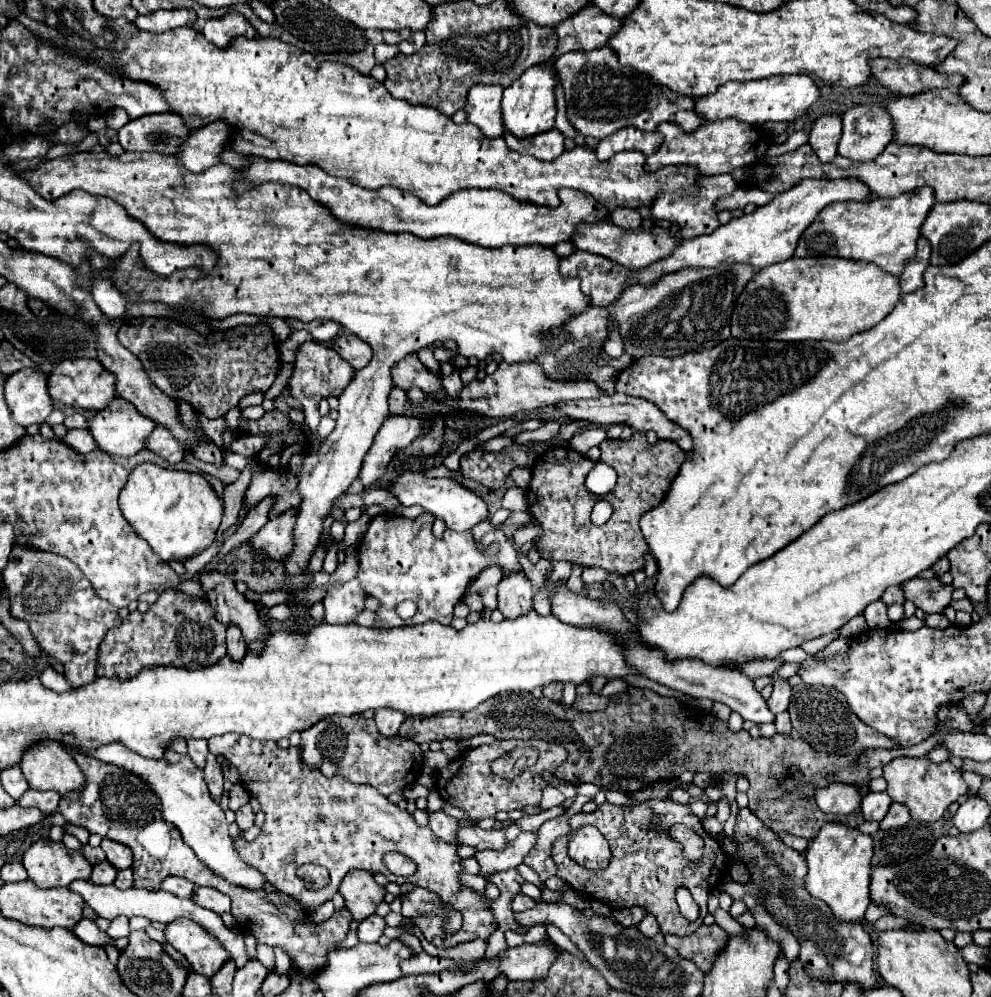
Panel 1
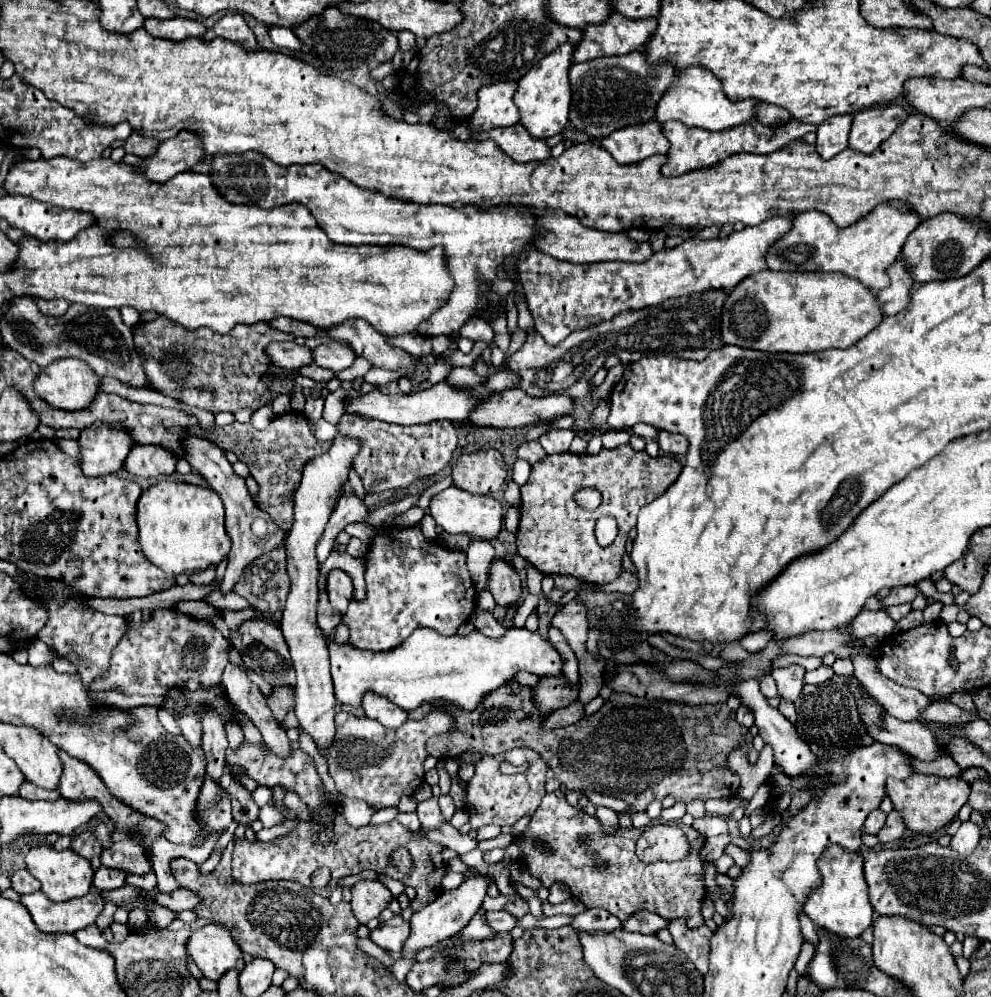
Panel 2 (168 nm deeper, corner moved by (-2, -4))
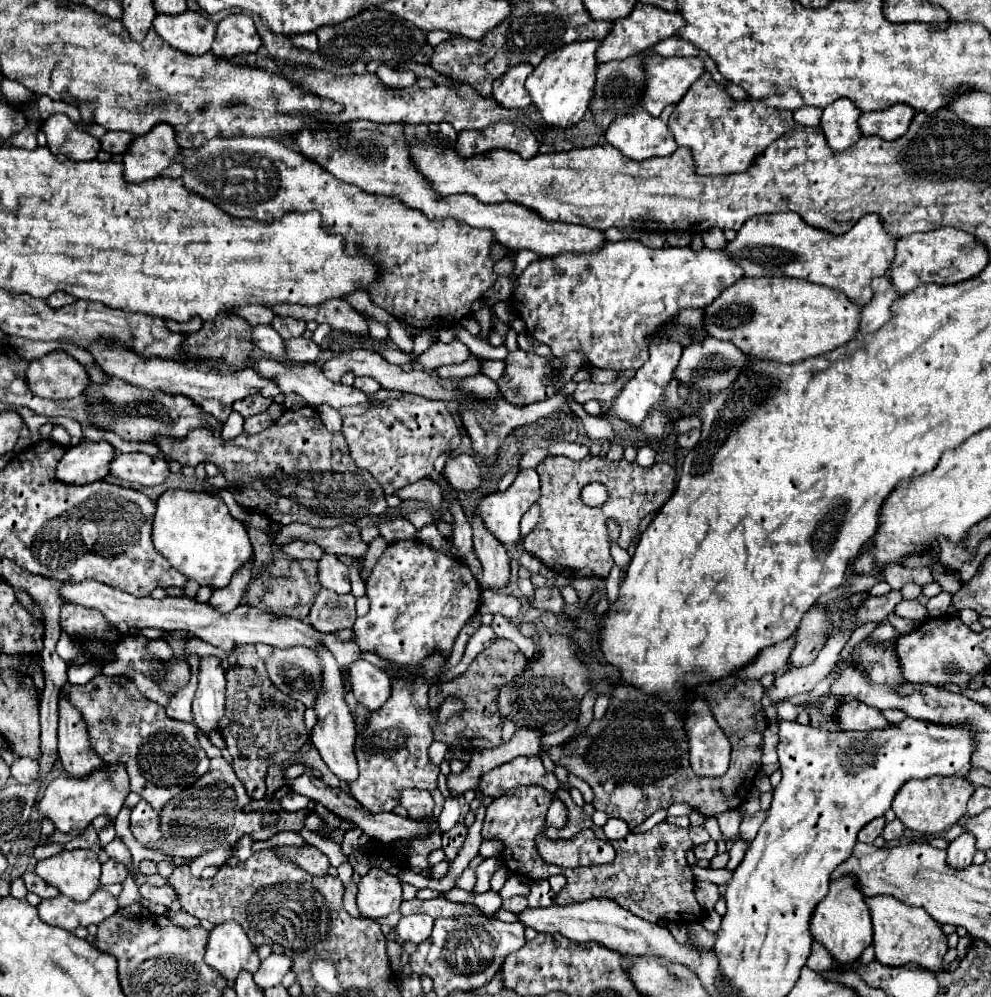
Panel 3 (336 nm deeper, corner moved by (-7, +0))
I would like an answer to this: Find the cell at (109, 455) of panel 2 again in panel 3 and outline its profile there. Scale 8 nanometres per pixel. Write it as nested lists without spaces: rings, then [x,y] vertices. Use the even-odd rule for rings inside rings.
[[[83,438],[77,446],[67,448],[57,464],[57,478],[67,484],[91,484],[109,476],[109,464],[115,458],[115,448],[107,440],[91,442]]]

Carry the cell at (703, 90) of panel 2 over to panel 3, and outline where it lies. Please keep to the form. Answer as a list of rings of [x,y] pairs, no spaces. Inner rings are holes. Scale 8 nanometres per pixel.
[[[703,56],[691,58],[647,58],[647,88],[641,106],[659,116],[665,106],[677,104],[687,88],[691,88],[705,74]]]

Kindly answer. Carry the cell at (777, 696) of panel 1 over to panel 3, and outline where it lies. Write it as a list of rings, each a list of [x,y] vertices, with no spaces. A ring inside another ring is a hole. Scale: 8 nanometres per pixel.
[[[811,608],[805,612],[801,626],[797,630],[797,646],[791,652],[791,666],[809,666],[819,650],[825,644],[825,632],[827,632],[827,612],[819,608]]]

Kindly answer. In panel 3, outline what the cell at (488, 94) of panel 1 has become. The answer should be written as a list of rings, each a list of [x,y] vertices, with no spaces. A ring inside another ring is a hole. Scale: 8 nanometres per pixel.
[[[519,64],[507,70],[507,74],[499,76],[493,82],[493,98],[499,102],[499,106],[511,108],[527,108],[531,104],[531,98],[525,90],[525,80],[533,72],[533,66]]]

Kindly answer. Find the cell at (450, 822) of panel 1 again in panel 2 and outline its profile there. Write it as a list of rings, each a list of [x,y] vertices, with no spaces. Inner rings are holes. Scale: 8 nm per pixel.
[[[430,798],[426,802],[418,802],[418,810],[416,810],[418,818],[420,818],[420,824],[426,826],[426,828],[438,828],[440,824],[444,824],[444,818],[440,814],[440,808],[438,808],[438,800],[436,798]]]

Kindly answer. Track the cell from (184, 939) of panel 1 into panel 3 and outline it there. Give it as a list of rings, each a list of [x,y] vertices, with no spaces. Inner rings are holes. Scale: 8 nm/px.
[[[237,922],[219,924],[211,930],[205,946],[205,962],[225,980],[235,980],[239,970],[253,974],[259,968],[257,948]]]

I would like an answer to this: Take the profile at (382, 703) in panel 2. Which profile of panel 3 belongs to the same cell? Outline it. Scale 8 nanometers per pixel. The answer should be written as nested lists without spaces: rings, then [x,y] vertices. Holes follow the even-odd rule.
[[[357,660],[351,664],[349,682],[351,682],[351,690],[355,692],[355,698],[359,700],[359,704],[363,704],[371,712],[379,710],[391,696],[389,676],[381,668],[365,660]]]

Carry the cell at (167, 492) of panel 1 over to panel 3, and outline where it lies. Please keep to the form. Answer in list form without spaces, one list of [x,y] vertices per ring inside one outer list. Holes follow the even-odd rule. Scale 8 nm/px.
[[[167,490],[157,498],[153,544],[181,574],[211,588],[227,586],[231,574],[253,554],[245,526],[229,514],[225,502],[211,492],[193,490]]]

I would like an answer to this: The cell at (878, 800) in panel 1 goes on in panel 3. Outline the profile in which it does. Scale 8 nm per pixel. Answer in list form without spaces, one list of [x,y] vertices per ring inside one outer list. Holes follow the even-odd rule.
[[[883,816],[871,820],[871,822],[869,822],[867,826],[863,826],[863,830],[859,832],[859,842],[863,842],[863,844],[873,844],[873,840],[881,834],[883,826],[885,826],[885,818],[883,818]]]

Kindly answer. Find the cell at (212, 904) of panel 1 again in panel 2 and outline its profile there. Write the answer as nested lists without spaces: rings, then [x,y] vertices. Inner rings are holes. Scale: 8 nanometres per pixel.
[[[174,890],[170,894],[162,894],[162,892],[156,892],[152,896],[160,906],[166,906],[170,908],[172,912],[180,912],[180,910],[192,910],[196,904],[198,904],[198,896],[190,890]]]

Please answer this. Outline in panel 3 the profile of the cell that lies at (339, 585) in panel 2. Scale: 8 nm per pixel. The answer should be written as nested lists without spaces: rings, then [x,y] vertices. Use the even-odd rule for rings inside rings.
[[[325,554],[319,560],[319,582],[321,586],[337,592],[337,594],[349,594],[351,582],[349,582],[349,568],[337,560],[333,554]]]

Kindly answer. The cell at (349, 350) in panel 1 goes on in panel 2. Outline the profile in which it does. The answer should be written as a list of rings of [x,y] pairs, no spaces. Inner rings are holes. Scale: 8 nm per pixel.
[[[328,340],[312,350],[312,358],[318,366],[340,372],[340,370],[346,370],[348,366],[352,366],[356,354],[350,350],[350,346],[336,342],[336,340]]]

